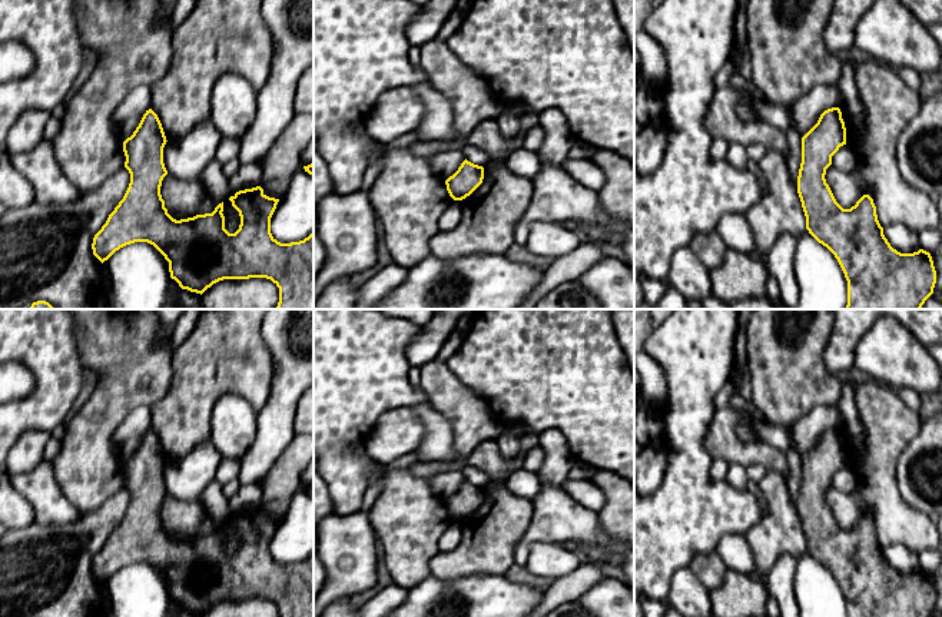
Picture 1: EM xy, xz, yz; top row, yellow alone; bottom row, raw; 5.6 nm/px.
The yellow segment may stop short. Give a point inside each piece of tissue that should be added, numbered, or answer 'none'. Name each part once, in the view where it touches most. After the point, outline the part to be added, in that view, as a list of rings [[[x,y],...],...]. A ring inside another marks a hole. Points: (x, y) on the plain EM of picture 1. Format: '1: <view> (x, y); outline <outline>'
none

